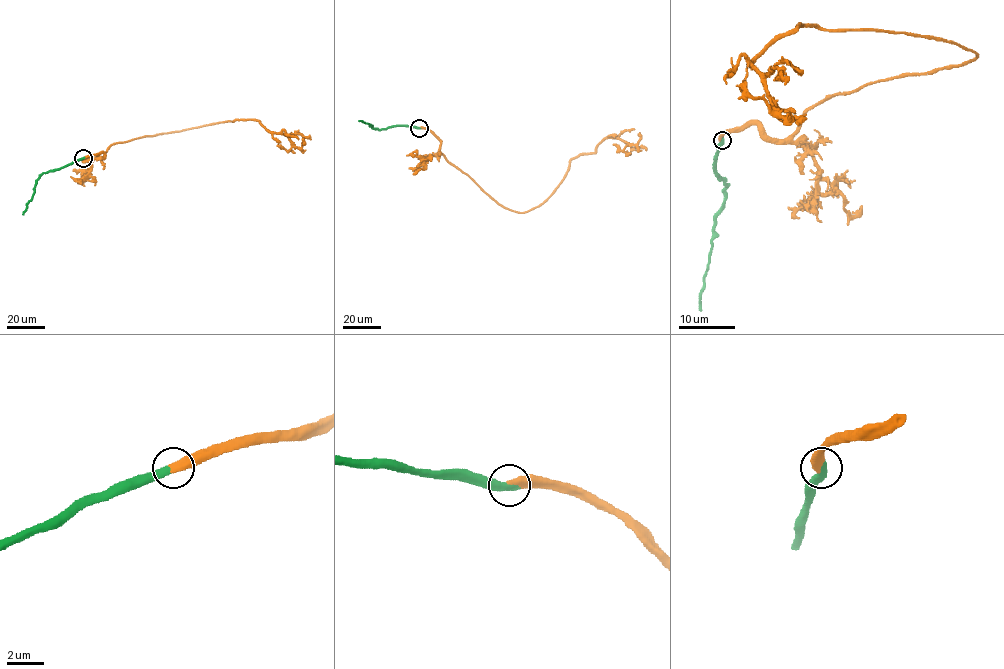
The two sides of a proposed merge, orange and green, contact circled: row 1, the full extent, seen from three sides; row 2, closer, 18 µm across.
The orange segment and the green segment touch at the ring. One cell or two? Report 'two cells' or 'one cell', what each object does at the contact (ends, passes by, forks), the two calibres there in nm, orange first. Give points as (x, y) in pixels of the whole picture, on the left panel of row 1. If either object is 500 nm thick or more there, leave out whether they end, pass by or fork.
one cell; orange ends; green ends; calibres 440 and 460 nm

